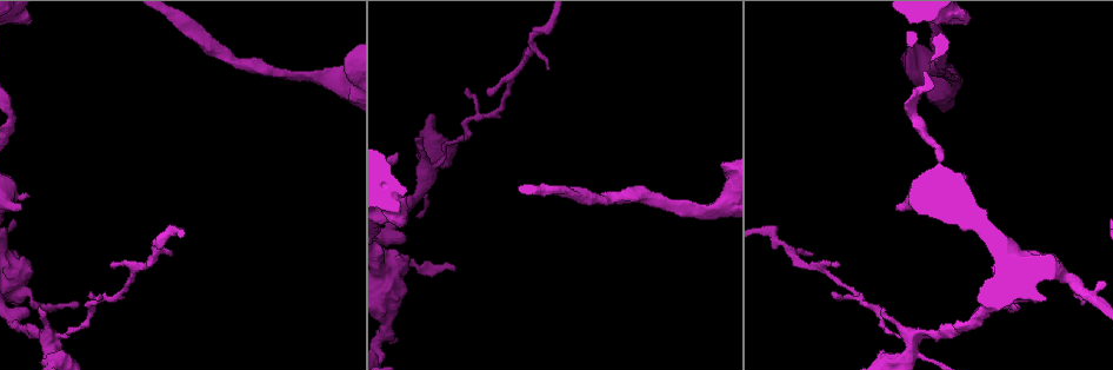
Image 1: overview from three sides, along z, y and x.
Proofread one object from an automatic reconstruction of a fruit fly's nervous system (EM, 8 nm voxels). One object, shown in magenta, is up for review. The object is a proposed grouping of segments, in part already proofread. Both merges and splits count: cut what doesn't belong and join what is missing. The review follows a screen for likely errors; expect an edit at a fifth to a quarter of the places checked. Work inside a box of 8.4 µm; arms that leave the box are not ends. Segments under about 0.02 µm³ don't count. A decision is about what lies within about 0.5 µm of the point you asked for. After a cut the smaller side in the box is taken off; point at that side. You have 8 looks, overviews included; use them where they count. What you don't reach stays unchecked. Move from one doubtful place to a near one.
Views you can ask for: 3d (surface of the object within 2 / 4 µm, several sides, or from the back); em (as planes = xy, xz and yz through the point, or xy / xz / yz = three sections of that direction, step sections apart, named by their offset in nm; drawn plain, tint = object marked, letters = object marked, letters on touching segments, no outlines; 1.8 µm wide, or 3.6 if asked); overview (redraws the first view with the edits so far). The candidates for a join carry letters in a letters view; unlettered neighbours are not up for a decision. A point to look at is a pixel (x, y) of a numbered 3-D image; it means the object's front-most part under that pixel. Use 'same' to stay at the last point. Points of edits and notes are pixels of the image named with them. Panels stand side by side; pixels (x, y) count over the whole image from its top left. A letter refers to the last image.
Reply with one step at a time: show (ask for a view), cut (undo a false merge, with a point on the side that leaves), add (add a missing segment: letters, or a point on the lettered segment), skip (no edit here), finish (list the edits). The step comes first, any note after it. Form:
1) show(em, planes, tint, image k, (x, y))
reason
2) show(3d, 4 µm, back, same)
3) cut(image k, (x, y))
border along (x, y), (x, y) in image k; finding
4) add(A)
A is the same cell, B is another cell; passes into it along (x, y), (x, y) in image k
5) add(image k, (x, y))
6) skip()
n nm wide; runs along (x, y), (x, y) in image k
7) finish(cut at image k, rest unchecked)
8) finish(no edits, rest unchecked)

show(em, 3.6 µm, xz, step 16, tint, image 1, (966, 23))
long arm stops here

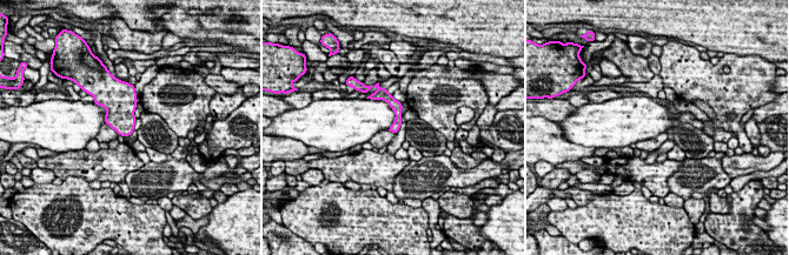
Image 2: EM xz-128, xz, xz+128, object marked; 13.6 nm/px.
show(em, 3.6 µm, yz, step 8, letters, same)
cut it another way

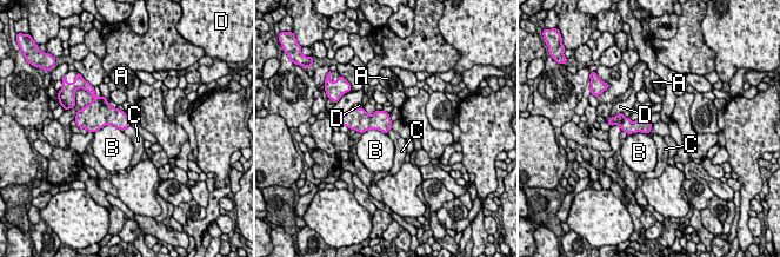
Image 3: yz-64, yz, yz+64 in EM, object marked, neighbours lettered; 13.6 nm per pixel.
skip()
A, B, C and D are other cells; no lettered segment goes on from it

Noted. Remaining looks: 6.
show(em, 3.6 µm, xz, step 8, tint, image 1, (395, 266))
thick turns thin

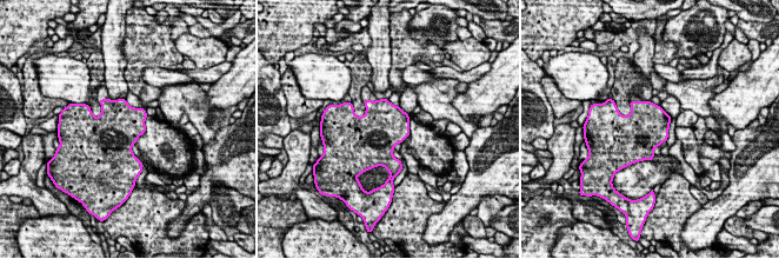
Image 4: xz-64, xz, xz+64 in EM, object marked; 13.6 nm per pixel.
show(em, 3.6 µm, planes, letters, same)
another direction

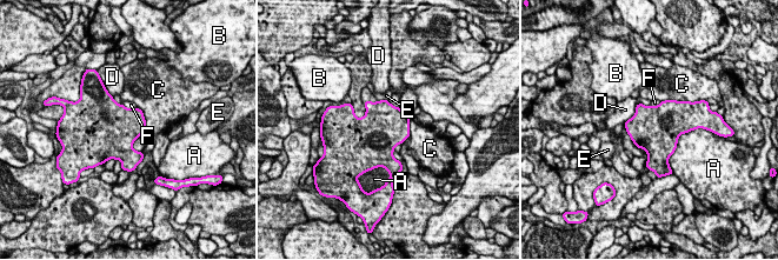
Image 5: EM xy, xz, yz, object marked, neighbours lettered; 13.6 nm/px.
skip()
A, B, C, D, E and F are other cells; one neuron here

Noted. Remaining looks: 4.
show(3d, 2 µm, image 1, (52, 339))
sharp bend

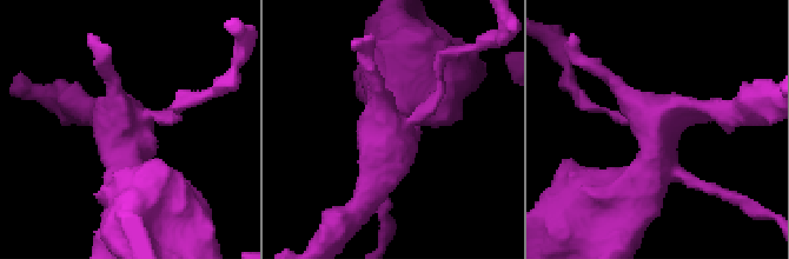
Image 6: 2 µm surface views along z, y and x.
show(em, planes, tint, image 6, (400, 137))

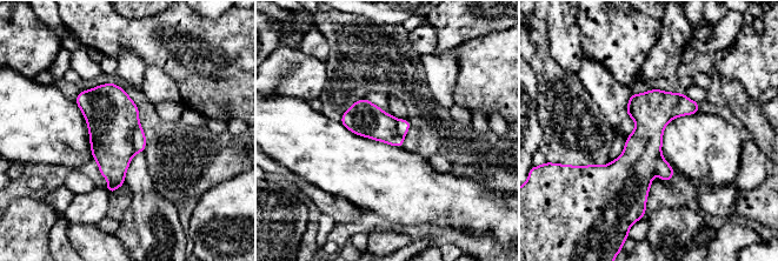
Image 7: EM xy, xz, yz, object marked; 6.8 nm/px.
show(em, planes, letters, same)

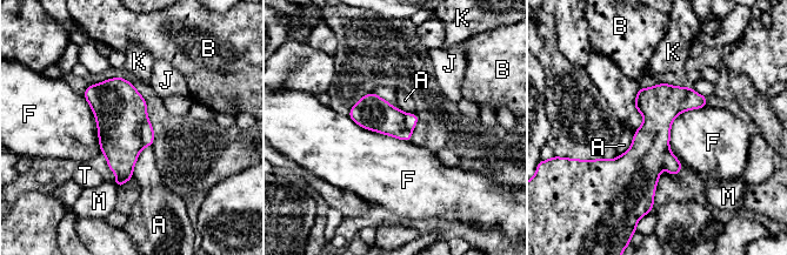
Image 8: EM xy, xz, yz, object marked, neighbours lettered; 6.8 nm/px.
cut(image 8, (147, 135))
A, B, F, J, K, M and T are other cells; two neurons meet here

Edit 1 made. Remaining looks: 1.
finish(cut at image 8, rest unchecked)

